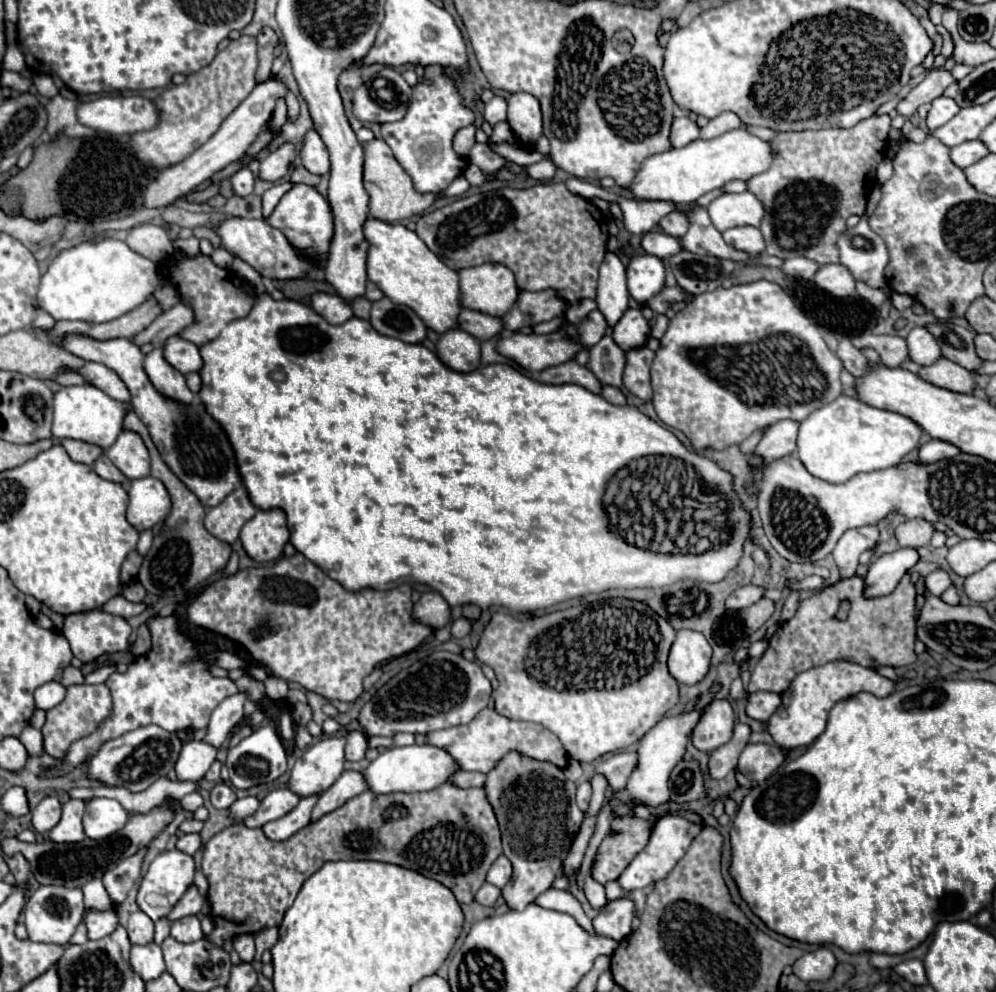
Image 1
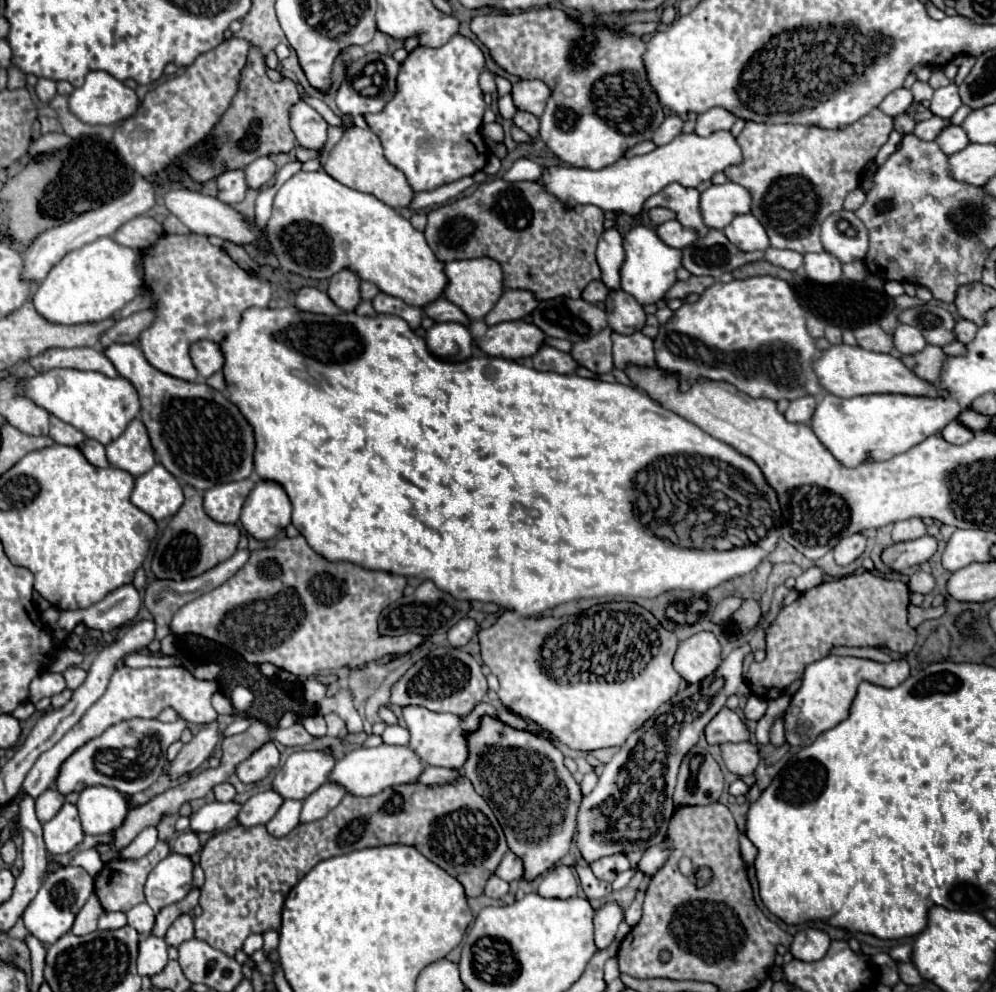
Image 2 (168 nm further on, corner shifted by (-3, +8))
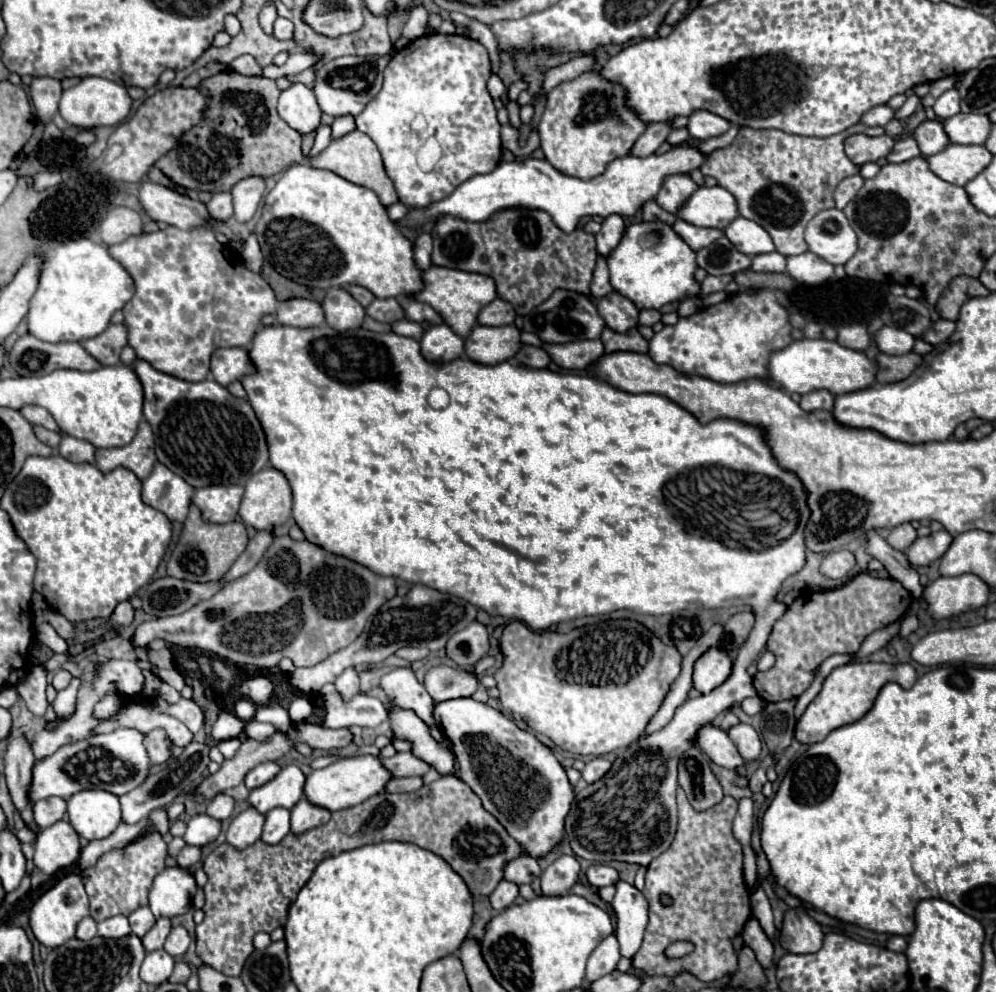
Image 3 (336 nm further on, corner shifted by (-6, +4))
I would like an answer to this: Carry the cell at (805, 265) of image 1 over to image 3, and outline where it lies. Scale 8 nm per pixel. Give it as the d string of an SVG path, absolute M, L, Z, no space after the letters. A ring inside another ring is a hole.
M778 251L766 253L766 255L756 255L752 257L752 269L754 271L774 271L774 273L784 273L786 267L786 257L780 255Z

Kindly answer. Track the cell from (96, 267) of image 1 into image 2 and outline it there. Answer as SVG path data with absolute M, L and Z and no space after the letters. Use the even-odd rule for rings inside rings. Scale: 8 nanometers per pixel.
M101 237L93 243L83 245L81 249L75 249L67 253L45 277L45 281L37 287L33 295L33 305L37 313L59 325L81 325L81 323L99 323L109 319L113 313L123 309L125 303L135 299L143 291L143 267L141 267L141 257L135 249L121 247L115 243L111 237Z

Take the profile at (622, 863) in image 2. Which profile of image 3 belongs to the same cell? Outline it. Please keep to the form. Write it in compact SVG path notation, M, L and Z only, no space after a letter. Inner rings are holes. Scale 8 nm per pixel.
M590 865L586 877L594 887L606 887L618 883L618 871L610 865Z

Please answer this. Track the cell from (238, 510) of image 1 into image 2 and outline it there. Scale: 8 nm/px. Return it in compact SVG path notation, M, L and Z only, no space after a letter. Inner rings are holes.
M255 477L233 481L233 483L221 483L207 491L203 491L203 507L205 513L219 521L219 523L237 523L241 515L241 507L245 501L245 495L253 489Z

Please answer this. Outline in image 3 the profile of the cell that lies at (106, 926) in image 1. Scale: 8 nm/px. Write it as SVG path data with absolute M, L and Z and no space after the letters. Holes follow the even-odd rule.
M116 915L112 919L106 919L102 923L98 923L98 935L100 937L126 937L130 933L130 925L128 925L128 917L124 915Z

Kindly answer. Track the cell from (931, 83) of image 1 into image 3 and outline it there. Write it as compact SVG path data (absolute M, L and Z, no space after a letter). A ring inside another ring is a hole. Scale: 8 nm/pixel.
M880 105L880 107L874 107L870 109L864 117L862 117L862 123L864 125L886 125L888 121L892 121L896 115L896 109L888 107L888 105Z

